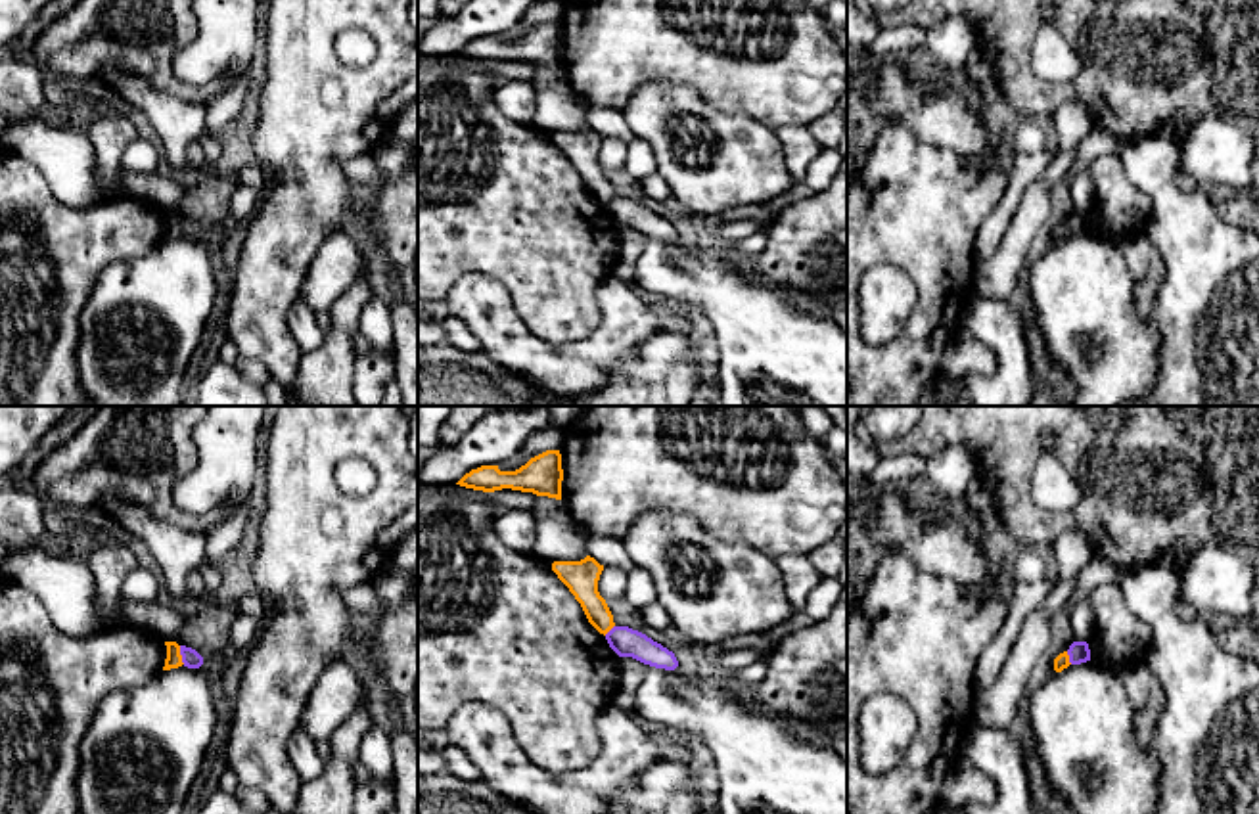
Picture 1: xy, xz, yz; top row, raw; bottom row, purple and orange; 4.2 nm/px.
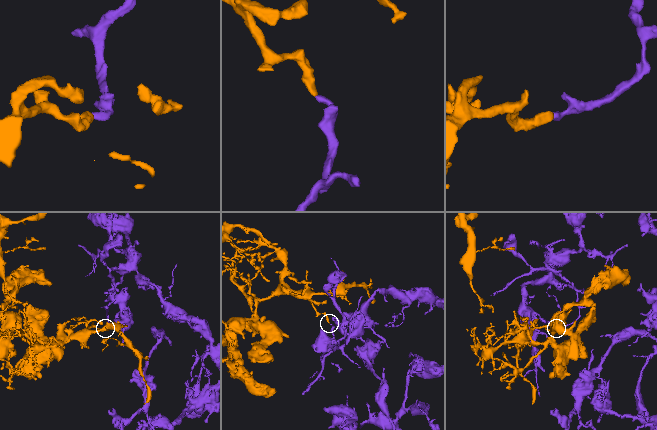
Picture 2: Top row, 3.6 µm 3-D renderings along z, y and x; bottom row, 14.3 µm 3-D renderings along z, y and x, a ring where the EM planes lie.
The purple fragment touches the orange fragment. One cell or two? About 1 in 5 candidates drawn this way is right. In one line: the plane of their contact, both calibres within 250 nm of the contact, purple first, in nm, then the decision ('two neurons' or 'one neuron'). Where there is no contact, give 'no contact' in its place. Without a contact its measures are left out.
xy | 80/70 nm | two neurons

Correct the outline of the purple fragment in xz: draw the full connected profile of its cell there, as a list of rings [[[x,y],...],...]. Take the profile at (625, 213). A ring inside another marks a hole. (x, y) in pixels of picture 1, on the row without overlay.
[[[613,197],[606,205],[606,211],[619,228],[632,228],[644,236],[665,241],[675,241],[678,237],[673,222],[629,197]]]

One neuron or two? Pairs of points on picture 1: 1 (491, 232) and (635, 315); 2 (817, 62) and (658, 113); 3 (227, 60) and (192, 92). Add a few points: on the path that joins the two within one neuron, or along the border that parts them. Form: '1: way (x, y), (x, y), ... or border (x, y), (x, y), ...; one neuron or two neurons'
1: border (610, 274), (600, 288), (600, 320), (585, 336); two neurons
2: border (660, 81), (685, 81), (708, 102), (744, 113); two neurons
3: border (177, 46), (181, 79), (227, 79), (209, 106); two neurons

